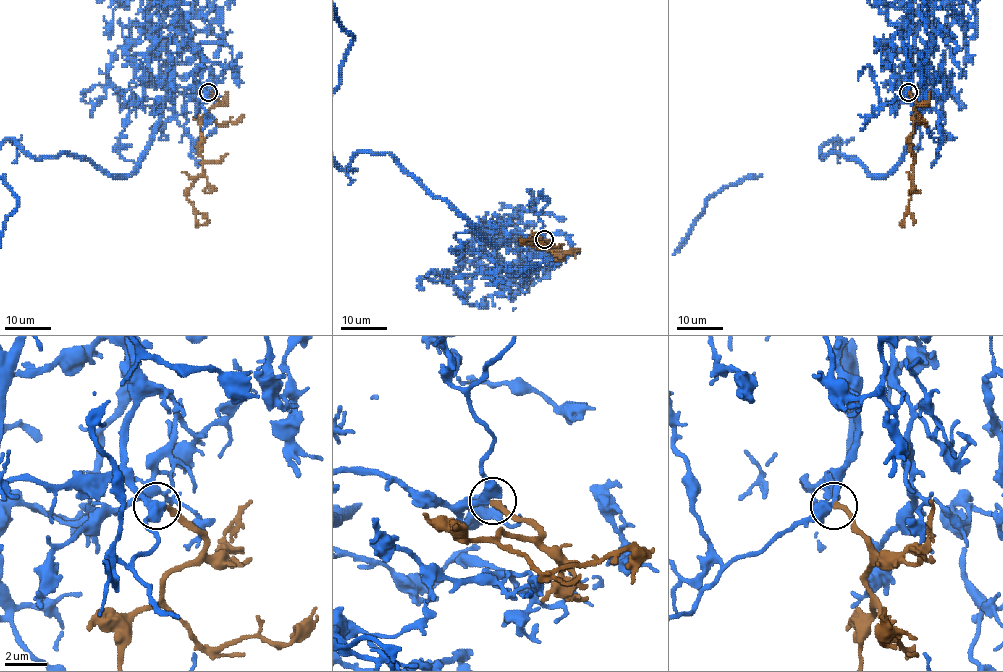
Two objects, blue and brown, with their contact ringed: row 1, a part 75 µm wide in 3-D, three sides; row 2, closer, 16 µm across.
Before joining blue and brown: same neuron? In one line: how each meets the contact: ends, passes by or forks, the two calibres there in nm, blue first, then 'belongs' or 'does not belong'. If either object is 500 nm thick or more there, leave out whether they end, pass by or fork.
blue passes by | brown ends | 480/260 nm | belongs

